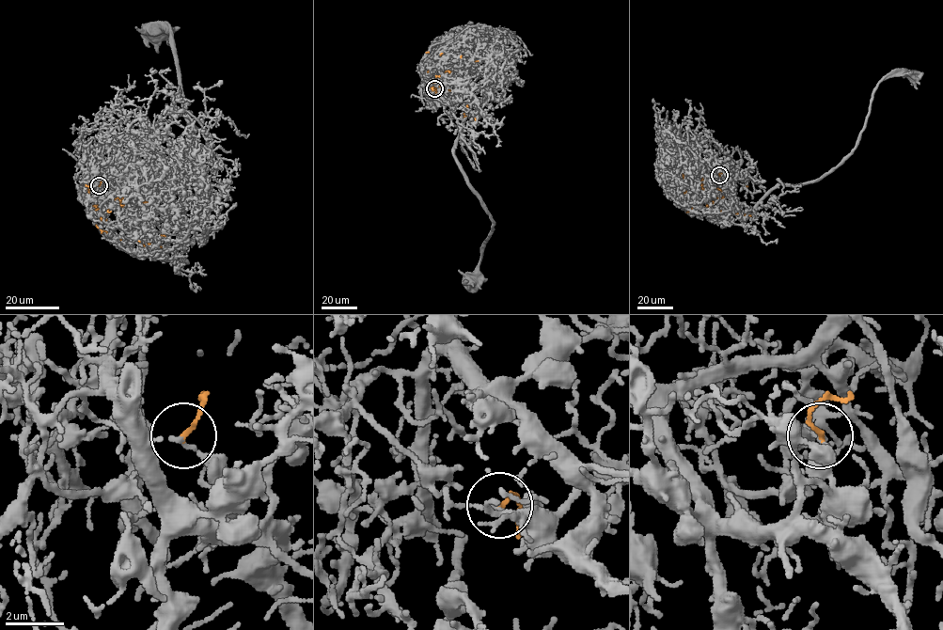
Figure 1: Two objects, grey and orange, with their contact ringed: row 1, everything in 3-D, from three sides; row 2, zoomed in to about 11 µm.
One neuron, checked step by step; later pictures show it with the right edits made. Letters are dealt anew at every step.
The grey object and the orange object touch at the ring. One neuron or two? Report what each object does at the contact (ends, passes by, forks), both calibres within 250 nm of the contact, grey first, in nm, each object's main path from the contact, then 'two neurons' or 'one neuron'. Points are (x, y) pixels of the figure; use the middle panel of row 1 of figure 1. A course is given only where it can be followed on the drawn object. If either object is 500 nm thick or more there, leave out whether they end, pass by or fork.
grey ends; orange ends; calibres 170 and 140 nm; course grey (434, 88), (453, 92), (452, 82), (466, 91), (465, 118), (454, 156), (492, 220), (479, 272), (470, 280); course orange (434, 88), (445, 71), (448, 70), (439, 86), (448, 89), (463, 114), (475, 119); two neurons

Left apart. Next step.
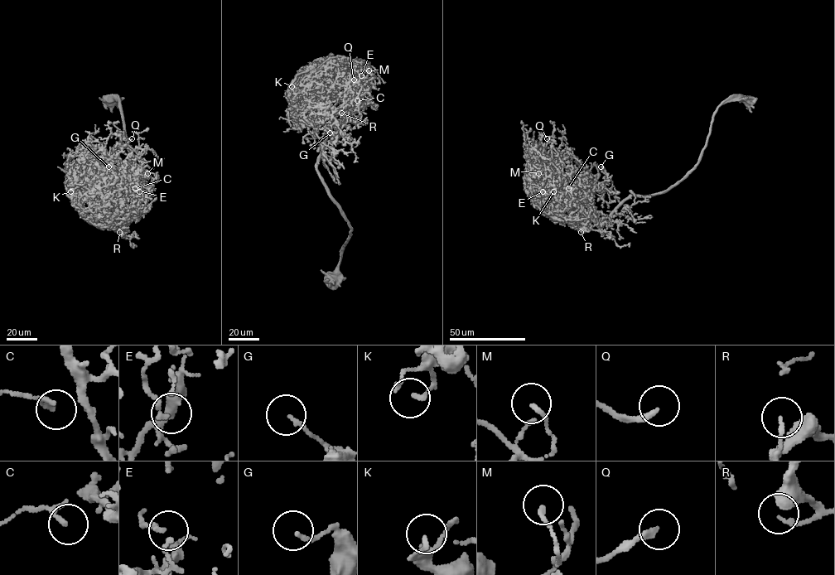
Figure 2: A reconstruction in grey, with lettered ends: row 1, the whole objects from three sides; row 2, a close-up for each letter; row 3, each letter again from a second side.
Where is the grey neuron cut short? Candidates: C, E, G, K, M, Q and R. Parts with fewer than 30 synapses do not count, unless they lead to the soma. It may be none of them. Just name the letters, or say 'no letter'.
no letter

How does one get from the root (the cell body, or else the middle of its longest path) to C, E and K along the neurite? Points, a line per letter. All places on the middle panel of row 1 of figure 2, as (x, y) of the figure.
C: (331, 279), (350, 225), (320, 176), (317, 160), (328, 127), (328, 99), (340, 92), (346, 103), (357, 100)
E: (331, 279), (350, 225), (320, 176), (317, 160), (328, 127), (327, 99), (344, 83), (354, 84), (361, 75)
K: (331, 279), (350, 235), (350, 225), (317, 169), (328, 115), (316, 106), (311, 93), (292, 86)

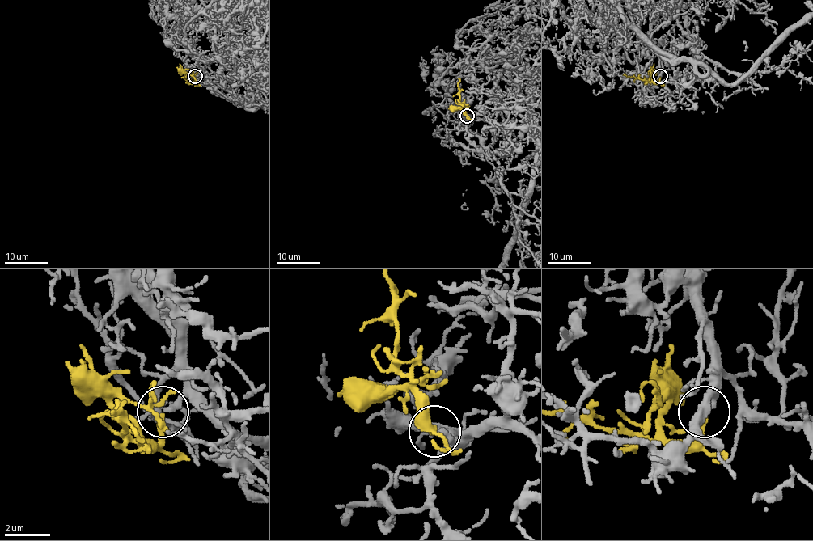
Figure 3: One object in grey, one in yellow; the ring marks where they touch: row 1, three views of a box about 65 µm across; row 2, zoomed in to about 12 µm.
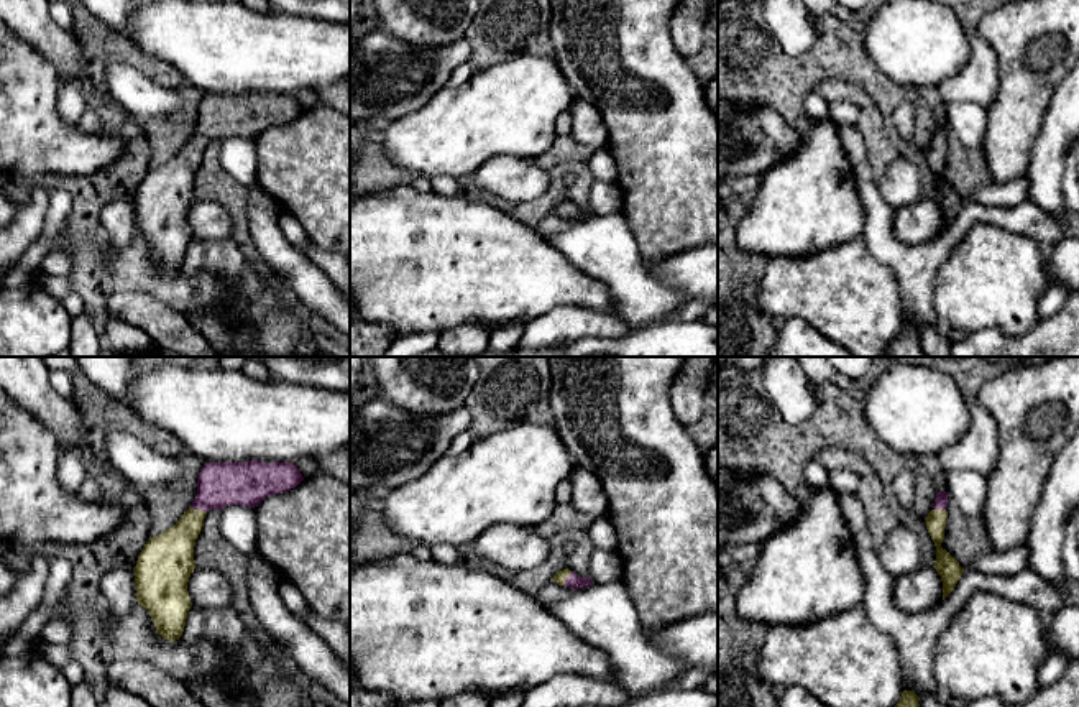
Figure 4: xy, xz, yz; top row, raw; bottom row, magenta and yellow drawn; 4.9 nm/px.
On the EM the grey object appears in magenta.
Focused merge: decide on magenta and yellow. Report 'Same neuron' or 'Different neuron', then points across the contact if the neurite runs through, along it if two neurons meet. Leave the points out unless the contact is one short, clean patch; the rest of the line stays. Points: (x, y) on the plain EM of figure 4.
Same neuron. Path across: xy (219, 117), (199, 140), (173, 183)

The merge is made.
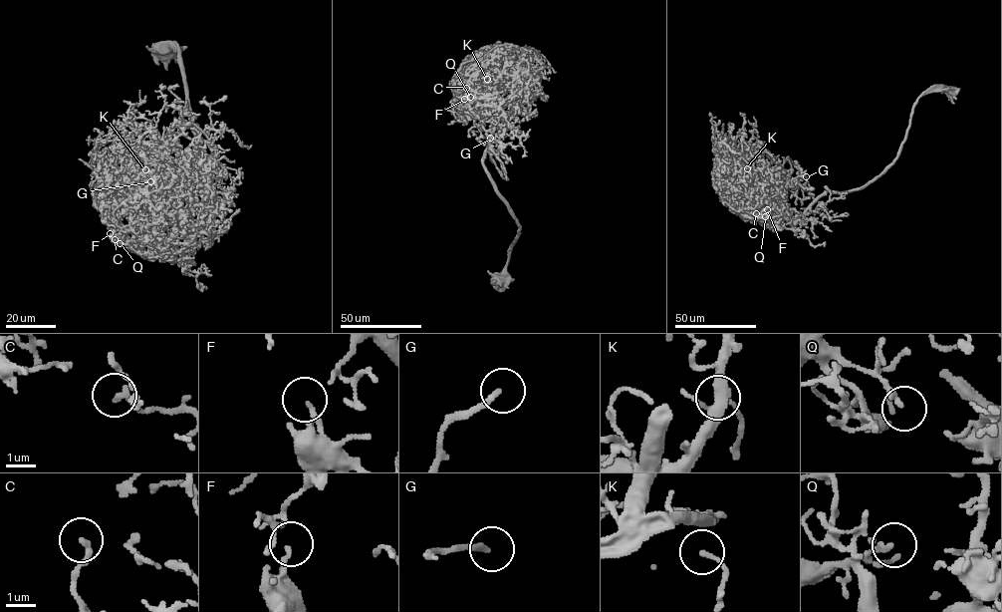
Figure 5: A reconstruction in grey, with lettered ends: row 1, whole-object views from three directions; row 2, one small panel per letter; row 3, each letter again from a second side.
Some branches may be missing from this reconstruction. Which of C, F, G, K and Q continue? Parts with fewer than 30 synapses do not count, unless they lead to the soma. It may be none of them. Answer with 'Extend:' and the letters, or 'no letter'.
Extend: G, K

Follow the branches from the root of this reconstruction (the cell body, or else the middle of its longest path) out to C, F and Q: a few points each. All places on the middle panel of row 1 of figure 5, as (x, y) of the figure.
C: (498, 280), (519, 234), (519, 223), (483, 163), (495, 107), (477, 92), (470, 102), (466, 88)
F: (498, 280), (519, 234), (519, 223), (483, 163), (495, 107), (477, 92), (474, 101), (464, 99)
Q: (498, 280), (519, 234), (519, 223), (483, 163), (495, 107), (477, 92), (474, 101), (466, 99), (470, 97)

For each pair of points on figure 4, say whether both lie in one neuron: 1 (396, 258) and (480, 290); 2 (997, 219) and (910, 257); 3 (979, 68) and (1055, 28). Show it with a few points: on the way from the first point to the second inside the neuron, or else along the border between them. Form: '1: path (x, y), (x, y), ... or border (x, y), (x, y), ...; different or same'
1: path (417, 262), (449, 262), (459, 268); same
2: path (976, 216), (971, 216), (932, 254); same
3: border (974, 28), (989, 45), (997, 61), (996, 97); different

